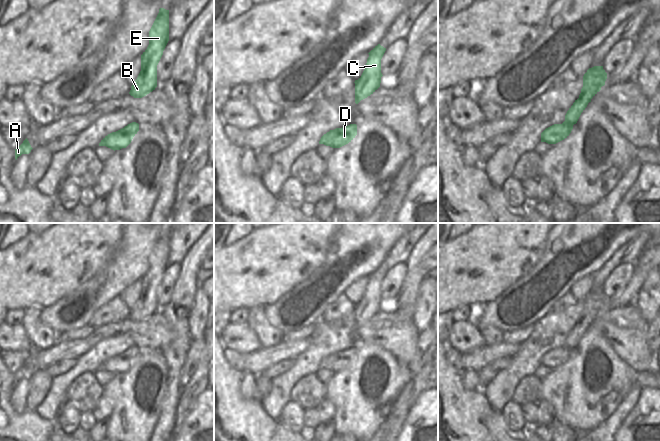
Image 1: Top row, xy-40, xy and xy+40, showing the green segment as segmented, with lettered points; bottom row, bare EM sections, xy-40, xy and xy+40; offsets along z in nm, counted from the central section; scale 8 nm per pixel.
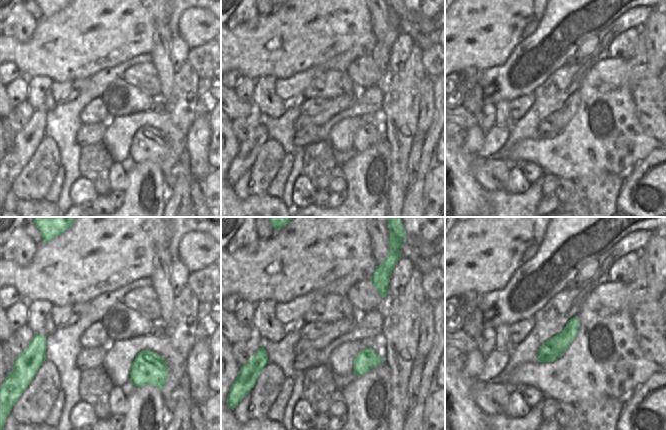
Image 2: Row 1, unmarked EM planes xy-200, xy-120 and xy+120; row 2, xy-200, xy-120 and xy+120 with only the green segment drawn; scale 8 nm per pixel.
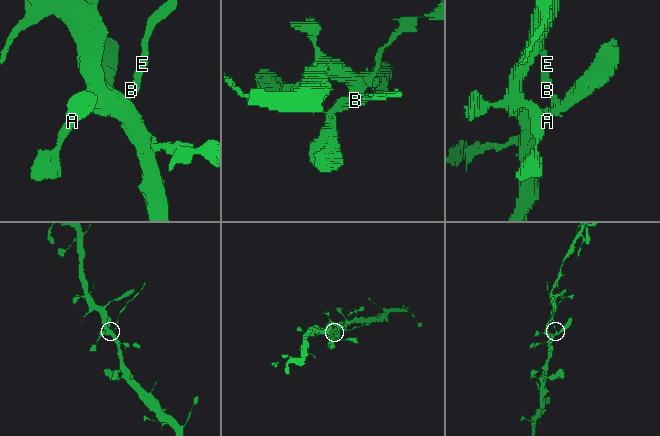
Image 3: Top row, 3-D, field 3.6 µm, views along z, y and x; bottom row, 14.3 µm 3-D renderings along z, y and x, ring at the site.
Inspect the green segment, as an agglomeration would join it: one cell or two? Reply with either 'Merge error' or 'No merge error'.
Merge error.

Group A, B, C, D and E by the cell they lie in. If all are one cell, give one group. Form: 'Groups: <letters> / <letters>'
Groups: A D / B C E.

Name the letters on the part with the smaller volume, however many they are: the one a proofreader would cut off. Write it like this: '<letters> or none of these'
B, C, E

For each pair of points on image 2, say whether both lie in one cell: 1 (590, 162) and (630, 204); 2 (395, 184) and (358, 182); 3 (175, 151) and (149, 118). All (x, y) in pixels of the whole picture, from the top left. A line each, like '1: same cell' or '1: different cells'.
1: different cells
2: different cells
3: different cells

